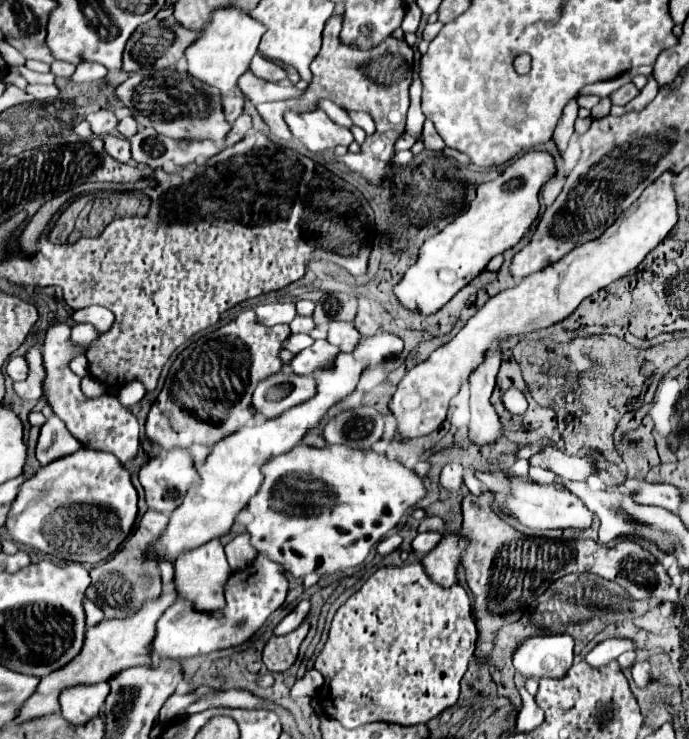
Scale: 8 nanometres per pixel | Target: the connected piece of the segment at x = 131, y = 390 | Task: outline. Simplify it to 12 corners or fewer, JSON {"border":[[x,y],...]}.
{"border":[[130,382],[120,388],[122,406],[140,402],[146,394],[142,384]]}

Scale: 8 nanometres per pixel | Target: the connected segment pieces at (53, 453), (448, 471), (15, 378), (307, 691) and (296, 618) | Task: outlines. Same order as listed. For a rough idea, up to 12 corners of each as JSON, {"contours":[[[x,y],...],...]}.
{"contours":[[[50,416],[40,430],[36,458],[46,466],[82,444]],[[450,462],[442,468],[440,484],[460,490],[464,468]],[[12,356],[6,374],[12,382],[26,380],[28,366],[24,356]],[[312,668],[292,687],[294,698],[312,696],[324,677]],[[302,602],[274,628],[274,636],[296,630],[310,612]]]}

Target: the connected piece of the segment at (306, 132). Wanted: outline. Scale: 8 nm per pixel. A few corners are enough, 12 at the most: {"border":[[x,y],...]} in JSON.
{"border":[[322,110],[286,112],[294,138],[322,154],[354,142]]}

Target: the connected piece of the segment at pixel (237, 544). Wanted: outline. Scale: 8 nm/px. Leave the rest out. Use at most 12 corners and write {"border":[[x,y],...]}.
{"border":[[248,532],[224,546],[232,570],[246,568],[256,550]]}

